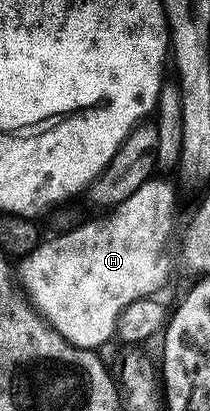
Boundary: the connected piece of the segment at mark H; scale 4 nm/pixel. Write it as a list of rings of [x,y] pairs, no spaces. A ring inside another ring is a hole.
[[[153,175],[149,177],[146,183],[142,183],[142,187],[138,187],[138,191],[134,191],[134,195],[130,195],[130,199],[126,199],[122,204],[115,206],[107,215],[96,215],[93,221],[88,221],[85,225],[80,225],[77,229],[72,229],[69,233],[64,233],[61,237],[52,237],[41,240],[41,243],[33,253],[29,253],[23,258],[18,265],[18,281],[28,300],[36,306],[41,317],[47,324],[64,336],[72,345],[78,346],[80,349],[99,350],[100,345],[104,345],[108,340],[116,337],[116,324],[119,316],[122,315],[123,309],[130,303],[134,303],[140,298],[151,298],[153,295],[159,294],[159,289],[168,281],[168,272],[172,269],[172,257],[168,254],[168,244],[172,241],[172,228],[176,225],[176,189],[161,175]]]

